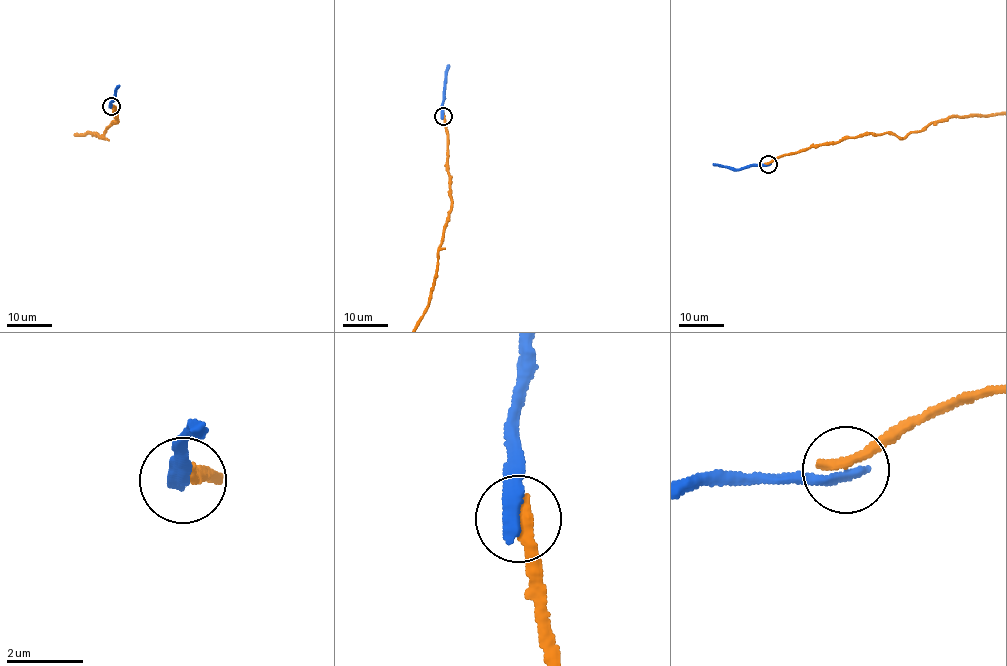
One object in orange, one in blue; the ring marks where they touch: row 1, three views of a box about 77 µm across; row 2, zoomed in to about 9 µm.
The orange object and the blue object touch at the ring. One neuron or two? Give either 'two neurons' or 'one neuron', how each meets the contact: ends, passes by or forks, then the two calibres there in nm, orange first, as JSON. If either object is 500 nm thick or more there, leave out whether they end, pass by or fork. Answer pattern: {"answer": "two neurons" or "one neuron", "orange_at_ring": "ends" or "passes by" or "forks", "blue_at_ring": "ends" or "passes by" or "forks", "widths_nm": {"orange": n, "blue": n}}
{"answer": "two neurons", "orange_at_ring": "ends", "blue_at_ring": "ends", "widths_nm": {"orange": 360, "blue": 320}}

